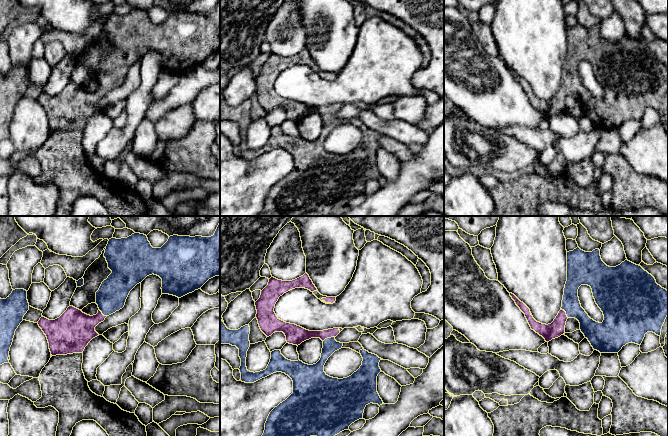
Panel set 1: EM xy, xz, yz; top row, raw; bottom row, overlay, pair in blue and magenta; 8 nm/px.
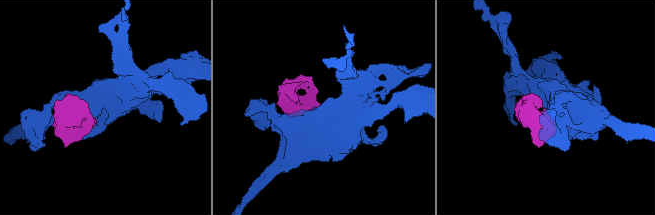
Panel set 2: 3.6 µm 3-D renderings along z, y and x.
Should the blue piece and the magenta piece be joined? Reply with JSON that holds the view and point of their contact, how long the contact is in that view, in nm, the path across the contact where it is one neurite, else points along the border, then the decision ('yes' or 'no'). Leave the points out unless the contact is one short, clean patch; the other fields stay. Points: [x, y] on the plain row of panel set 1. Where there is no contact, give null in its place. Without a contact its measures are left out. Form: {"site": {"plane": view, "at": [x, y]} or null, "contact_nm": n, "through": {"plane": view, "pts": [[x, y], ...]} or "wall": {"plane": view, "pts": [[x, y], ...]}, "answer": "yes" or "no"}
{"site": {"plane": "xz", "at": [328, 114]}, "contact_nm": 100, "through": {"plane": "xz", "pts": [[330, 121], [328, 114], [321, 110], [297, 111]]}, "answer": "yes"}

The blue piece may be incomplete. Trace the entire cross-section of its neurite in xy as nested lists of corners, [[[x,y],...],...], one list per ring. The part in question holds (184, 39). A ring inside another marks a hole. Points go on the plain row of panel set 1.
[[[220,0],[211,13],[170,12],[161,24],[153,24],[144,10],[134,9],[127,14],[111,14],[104,33],[112,49],[104,56],[96,68],[98,89],[90,92],[69,82],[57,95],[41,93],[39,103],[47,113],[52,132],[83,129],[88,119],[99,110],[95,103],[105,94],[122,85],[130,67],[149,51],[162,55],[162,70],[181,74],[201,63],[211,54],[220,51]]]

